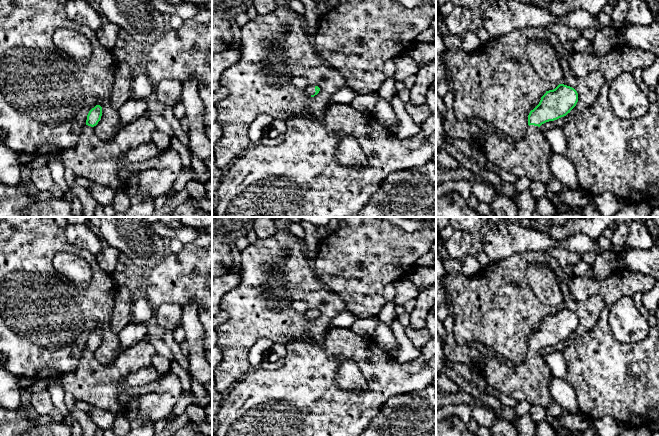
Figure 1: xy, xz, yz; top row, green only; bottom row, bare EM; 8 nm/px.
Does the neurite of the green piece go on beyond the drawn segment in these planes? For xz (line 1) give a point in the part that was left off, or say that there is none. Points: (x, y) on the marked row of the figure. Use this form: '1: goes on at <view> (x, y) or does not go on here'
1: goes on at xz (310, 90)

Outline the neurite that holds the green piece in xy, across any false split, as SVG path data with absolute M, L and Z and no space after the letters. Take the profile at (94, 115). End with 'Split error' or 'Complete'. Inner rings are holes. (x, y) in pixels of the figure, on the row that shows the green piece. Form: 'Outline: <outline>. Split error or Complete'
Outline: M96 105L87 115L86 126L76 146L61 153L60 157L76 177L85 177L118 193L126 186L126 179L118 175L124 166L122 156L132 148L152 142L156 127L150 118L140 117L120 128L112 140L102 141L93 131L101 116L102 107Z. Split error

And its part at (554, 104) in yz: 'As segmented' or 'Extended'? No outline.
Extended

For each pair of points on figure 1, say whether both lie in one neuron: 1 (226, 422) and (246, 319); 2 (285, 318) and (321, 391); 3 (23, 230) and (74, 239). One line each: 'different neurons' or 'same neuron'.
1: different neurons
2: different neurons
3: different neurons

